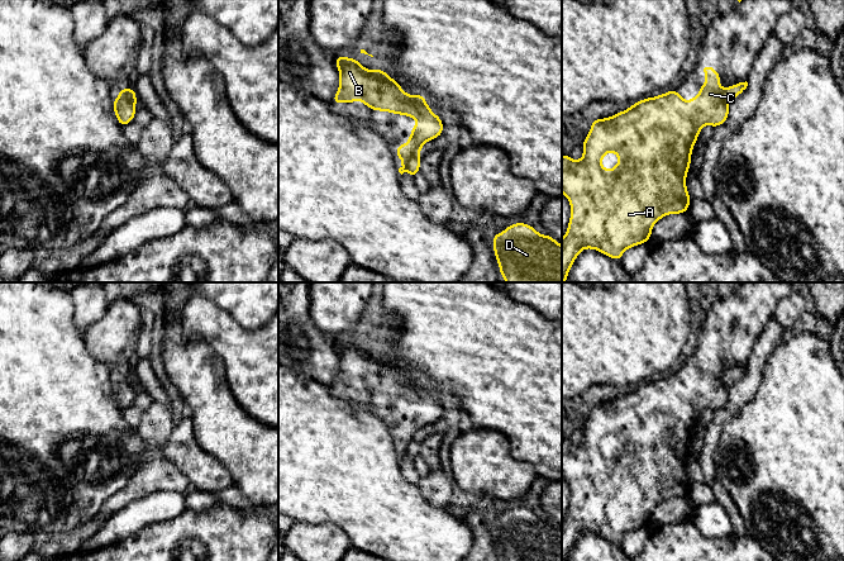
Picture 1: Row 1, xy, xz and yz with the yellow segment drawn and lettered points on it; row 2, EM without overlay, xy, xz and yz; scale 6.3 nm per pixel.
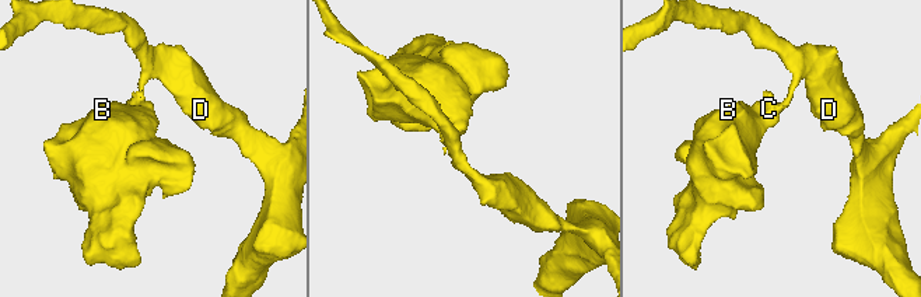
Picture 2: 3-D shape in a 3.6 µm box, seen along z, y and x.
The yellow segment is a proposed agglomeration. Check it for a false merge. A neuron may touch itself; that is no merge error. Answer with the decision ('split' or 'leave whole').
split

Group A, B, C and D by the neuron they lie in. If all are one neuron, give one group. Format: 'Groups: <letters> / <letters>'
Groups: A B C / D

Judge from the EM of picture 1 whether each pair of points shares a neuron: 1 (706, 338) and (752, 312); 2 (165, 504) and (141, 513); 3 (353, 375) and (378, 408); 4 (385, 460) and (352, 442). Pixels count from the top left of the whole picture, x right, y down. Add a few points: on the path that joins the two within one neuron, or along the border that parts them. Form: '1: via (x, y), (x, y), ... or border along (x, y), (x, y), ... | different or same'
1: via (718, 338), (725, 338), (740, 323) | same
2: via (158, 507), (147, 510) | same
3: via (363, 379), (378, 394), (378, 398) | same
4: via (377, 460), (370, 460), (359, 450) | same

